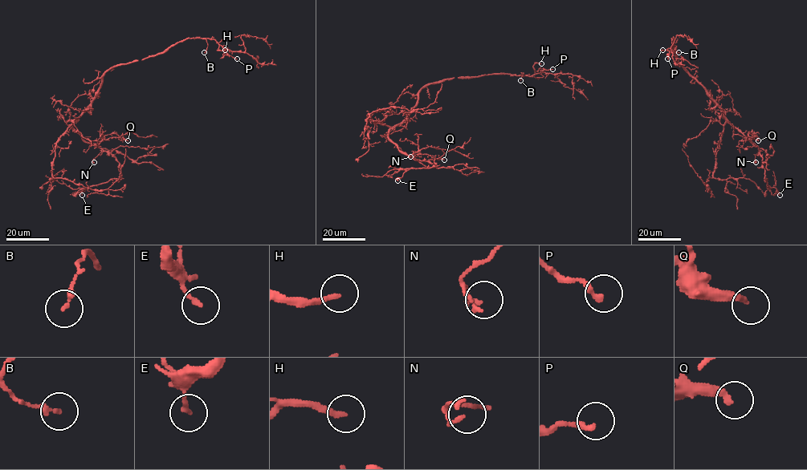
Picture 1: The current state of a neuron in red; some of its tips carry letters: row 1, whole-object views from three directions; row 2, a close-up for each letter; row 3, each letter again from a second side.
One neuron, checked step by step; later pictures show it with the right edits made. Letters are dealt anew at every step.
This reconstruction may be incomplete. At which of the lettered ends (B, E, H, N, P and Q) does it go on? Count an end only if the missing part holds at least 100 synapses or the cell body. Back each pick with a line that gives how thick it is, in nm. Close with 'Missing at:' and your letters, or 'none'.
H: calibre 200 nm
Missing at: H

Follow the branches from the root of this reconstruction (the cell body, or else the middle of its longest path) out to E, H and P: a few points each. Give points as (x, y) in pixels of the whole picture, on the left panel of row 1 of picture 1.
E: (101, 83), (72, 127), (84, 140), (116, 158), (121, 178), (87, 187), (82, 195)
H: (101, 83), (101, 76), (111, 68), (164, 53), (189, 38), (213, 38), (218, 45), (217, 50), (225, 50)
P: (101, 83), (101, 76), (111, 68), (164, 53), (189, 38), (213, 38), (228, 54), (237, 58)

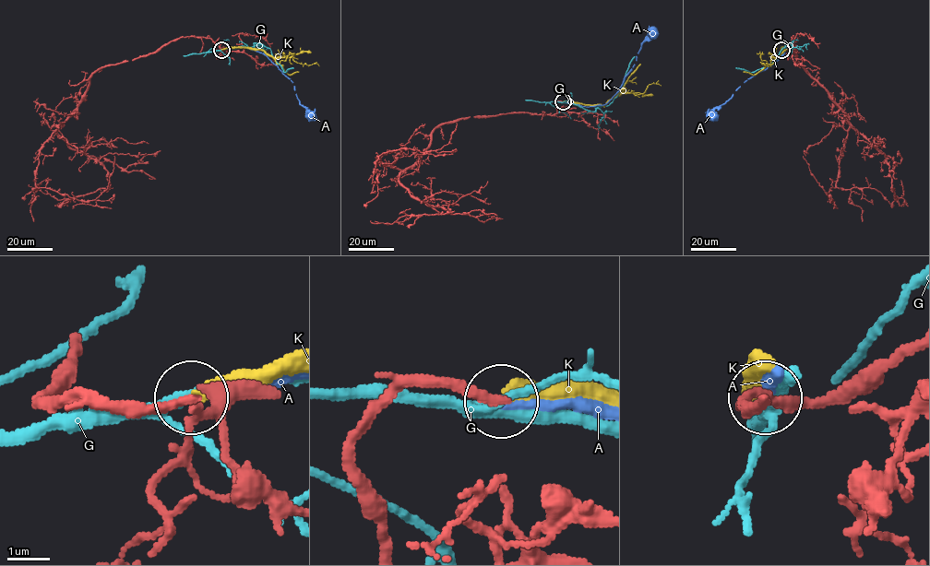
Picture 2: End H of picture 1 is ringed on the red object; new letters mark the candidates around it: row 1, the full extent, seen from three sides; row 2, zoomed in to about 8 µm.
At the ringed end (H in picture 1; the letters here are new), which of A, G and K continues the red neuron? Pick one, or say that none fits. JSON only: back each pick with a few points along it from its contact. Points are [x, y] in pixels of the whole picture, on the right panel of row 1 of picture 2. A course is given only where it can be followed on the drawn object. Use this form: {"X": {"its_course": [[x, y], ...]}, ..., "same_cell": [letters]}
{"A": {"its_course": [[781, 50], [786, 46], [784, 53], [773, 64], [745, 81], [710, 117]]}, "same_cell": ["A"]}

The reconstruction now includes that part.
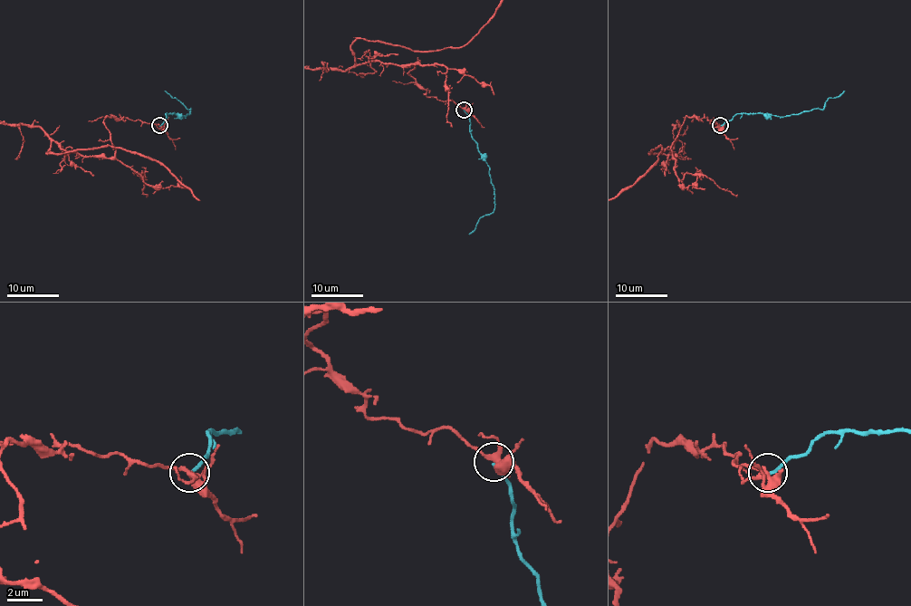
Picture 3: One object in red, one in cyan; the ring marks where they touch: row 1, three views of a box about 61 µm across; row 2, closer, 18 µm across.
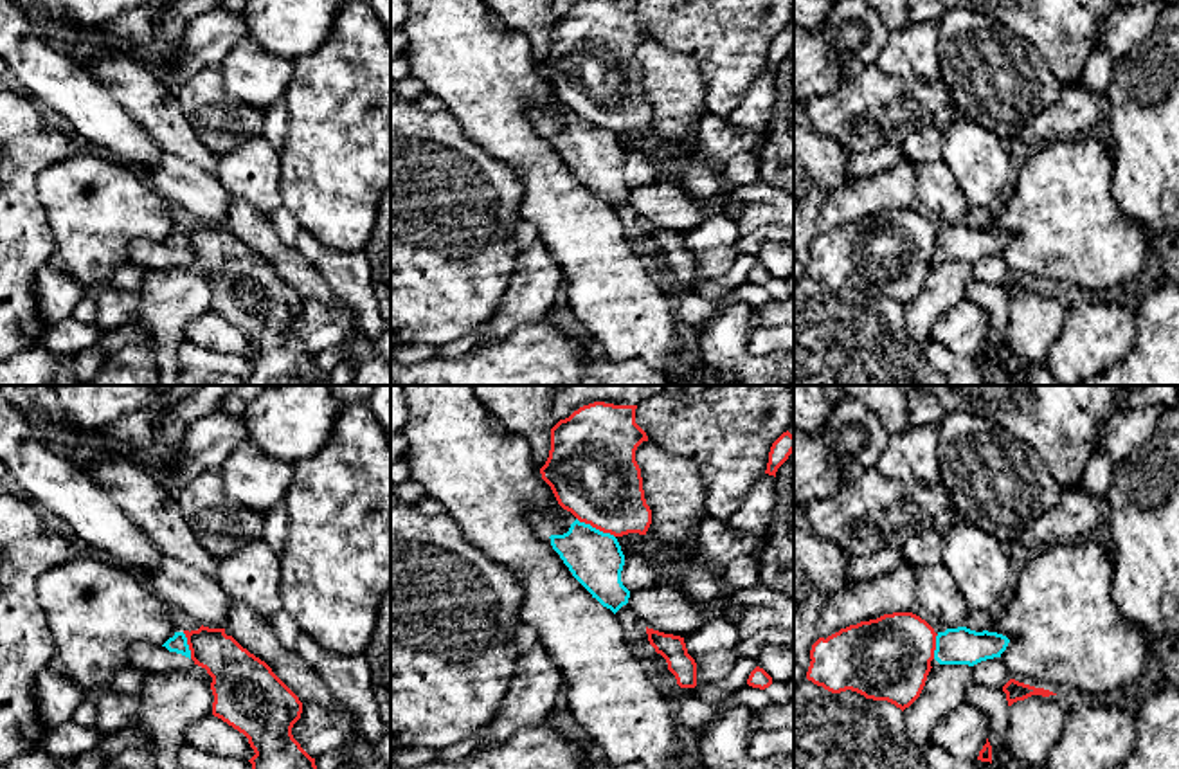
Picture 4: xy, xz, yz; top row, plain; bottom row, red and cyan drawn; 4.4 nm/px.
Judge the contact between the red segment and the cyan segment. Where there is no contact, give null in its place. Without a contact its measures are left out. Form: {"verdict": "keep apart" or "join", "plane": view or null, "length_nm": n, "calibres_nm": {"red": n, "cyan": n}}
{"verdict": "keep apart", "plane": "xz", "length_nm": 200, "calibres_nm": {"red": 400, "cyan": 240}}

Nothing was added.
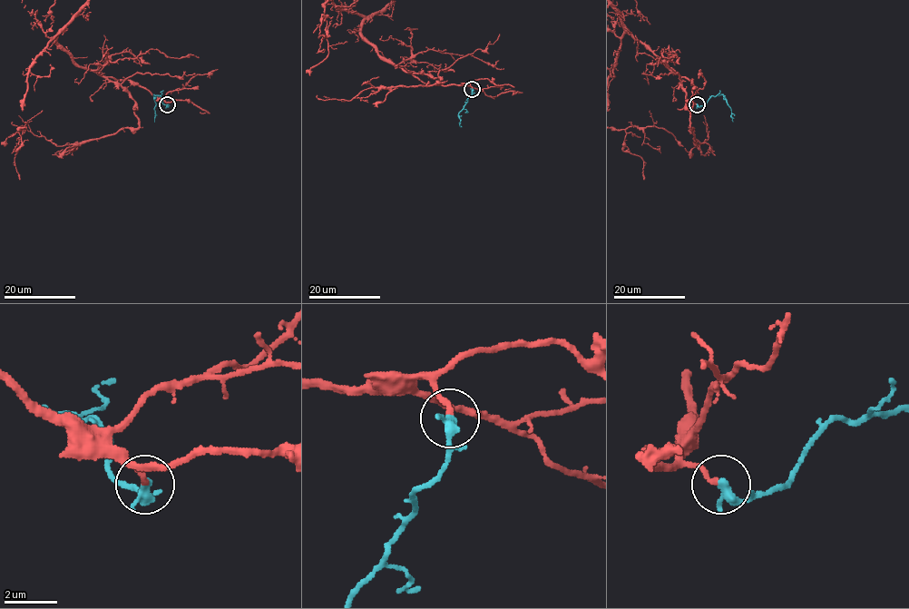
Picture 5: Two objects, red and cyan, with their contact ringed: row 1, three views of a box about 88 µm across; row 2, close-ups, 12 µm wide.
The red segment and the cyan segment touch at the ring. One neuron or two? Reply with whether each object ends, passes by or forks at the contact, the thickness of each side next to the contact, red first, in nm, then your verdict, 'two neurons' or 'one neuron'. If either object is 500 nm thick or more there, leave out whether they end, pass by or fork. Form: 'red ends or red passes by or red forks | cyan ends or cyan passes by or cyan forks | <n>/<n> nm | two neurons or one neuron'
red ends | cyan ends | 200/400 nm | one neuron

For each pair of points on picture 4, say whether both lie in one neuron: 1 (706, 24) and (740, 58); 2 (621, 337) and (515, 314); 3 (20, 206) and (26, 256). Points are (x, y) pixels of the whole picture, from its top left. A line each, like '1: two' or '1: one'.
1: one
2: two
3: one

